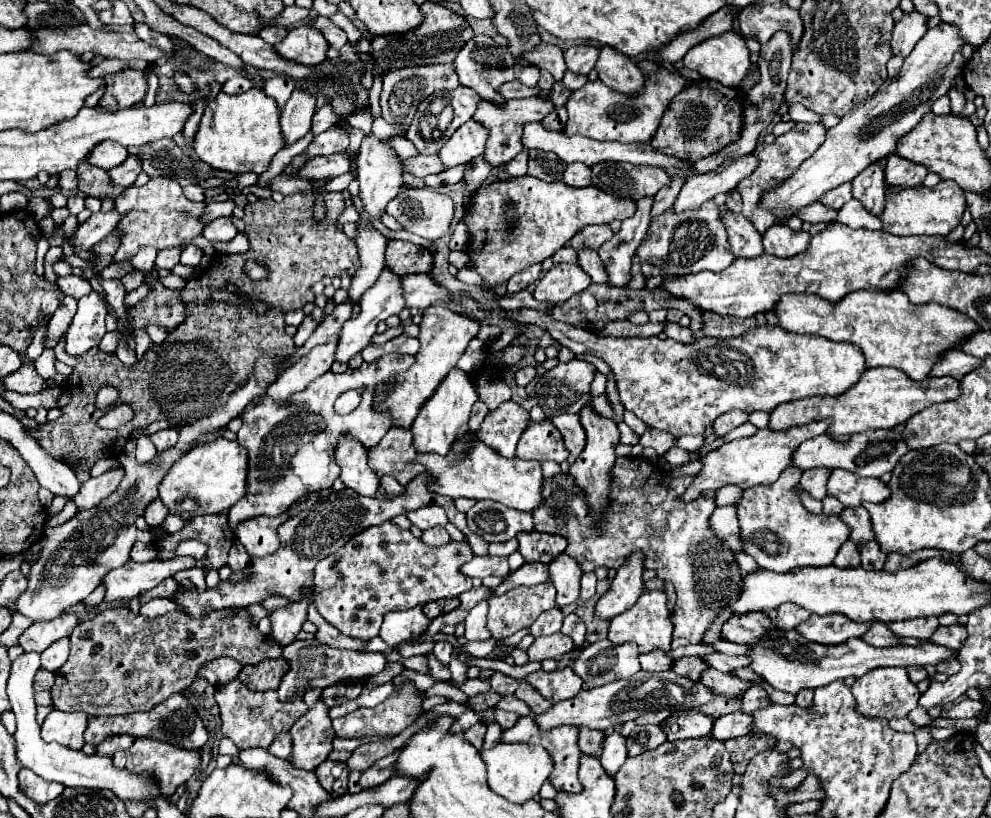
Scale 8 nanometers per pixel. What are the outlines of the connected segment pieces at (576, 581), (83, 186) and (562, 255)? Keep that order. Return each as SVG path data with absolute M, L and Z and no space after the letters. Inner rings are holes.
M560 554L552 564L550 564L550 582L556 586L556 604L560 608L572 604L580 596L580 576L582 570L574 558L568 554Z
M82 162L78 166L76 174L78 174L78 192L84 196L94 196L98 200L104 200L104 198L116 200L124 192L124 188L120 188L112 182L106 182L106 180L110 180L106 170L94 168L88 162Z
M564 246L562 250L558 250L558 254L554 254L554 262L556 264L562 264L562 262L576 264L578 262L578 254L576 254L576 250L570 250L568 246Z

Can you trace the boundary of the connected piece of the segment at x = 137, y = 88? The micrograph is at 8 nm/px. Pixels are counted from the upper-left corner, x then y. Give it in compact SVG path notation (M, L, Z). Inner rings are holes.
M124 70L118 74L104 76L106 92L100 98L98 106L106 112L116 112L130 108L144 100L146 96L146 72L142 70Z

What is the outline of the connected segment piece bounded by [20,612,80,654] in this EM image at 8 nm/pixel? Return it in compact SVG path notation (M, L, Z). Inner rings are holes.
M60 614L58 618L46 620L46 622L34 622L22 636L20 646L24 652L44 652L52 642L68 636L76 626L80 624L78 614Z

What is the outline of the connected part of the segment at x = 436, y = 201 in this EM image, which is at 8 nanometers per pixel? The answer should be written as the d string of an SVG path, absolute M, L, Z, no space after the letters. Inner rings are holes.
M432 188L400 190L400 194L388 202L386 210L404 230L428 240L438 240L450 234L450 222L454 218L452 198L434 192Z

